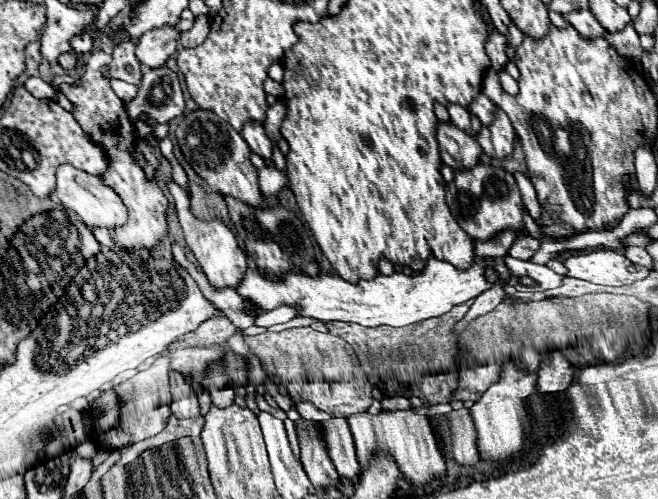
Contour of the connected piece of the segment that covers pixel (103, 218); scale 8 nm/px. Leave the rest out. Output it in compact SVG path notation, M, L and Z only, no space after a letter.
M62 164L56 172L56 194L70 212L74 212L82 218L82 222L88 228L100 226L100 228L112 230L112 228L126 224L128 210L124 208L124 202L120 200L120 196L116 196L116 192L112 188L104 186L96 176L90 176L78 168L72 168L70 164Z

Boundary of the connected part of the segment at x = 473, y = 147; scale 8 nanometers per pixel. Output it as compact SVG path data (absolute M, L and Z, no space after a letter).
M450 122L438 124L436 140L438 140L442 162L448 164L456 172L470 170L482 154L482 148L478 146L478 142L468 132L456 128Z

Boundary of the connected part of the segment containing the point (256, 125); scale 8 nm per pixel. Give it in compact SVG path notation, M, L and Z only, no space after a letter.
M248 120L242 128L242 136L254 154L262 156L264 160L272 158L272 142L270 142L270 138L268 138L268 134L260 122Z

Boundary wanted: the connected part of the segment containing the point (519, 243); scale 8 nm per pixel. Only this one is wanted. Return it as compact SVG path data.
M520 234L514 240L512 248L510 248L510 256L512 258L520 258L520 260L530 260L536 254L538 248L540 248L540 240L538 238L534 238L530 234Z

